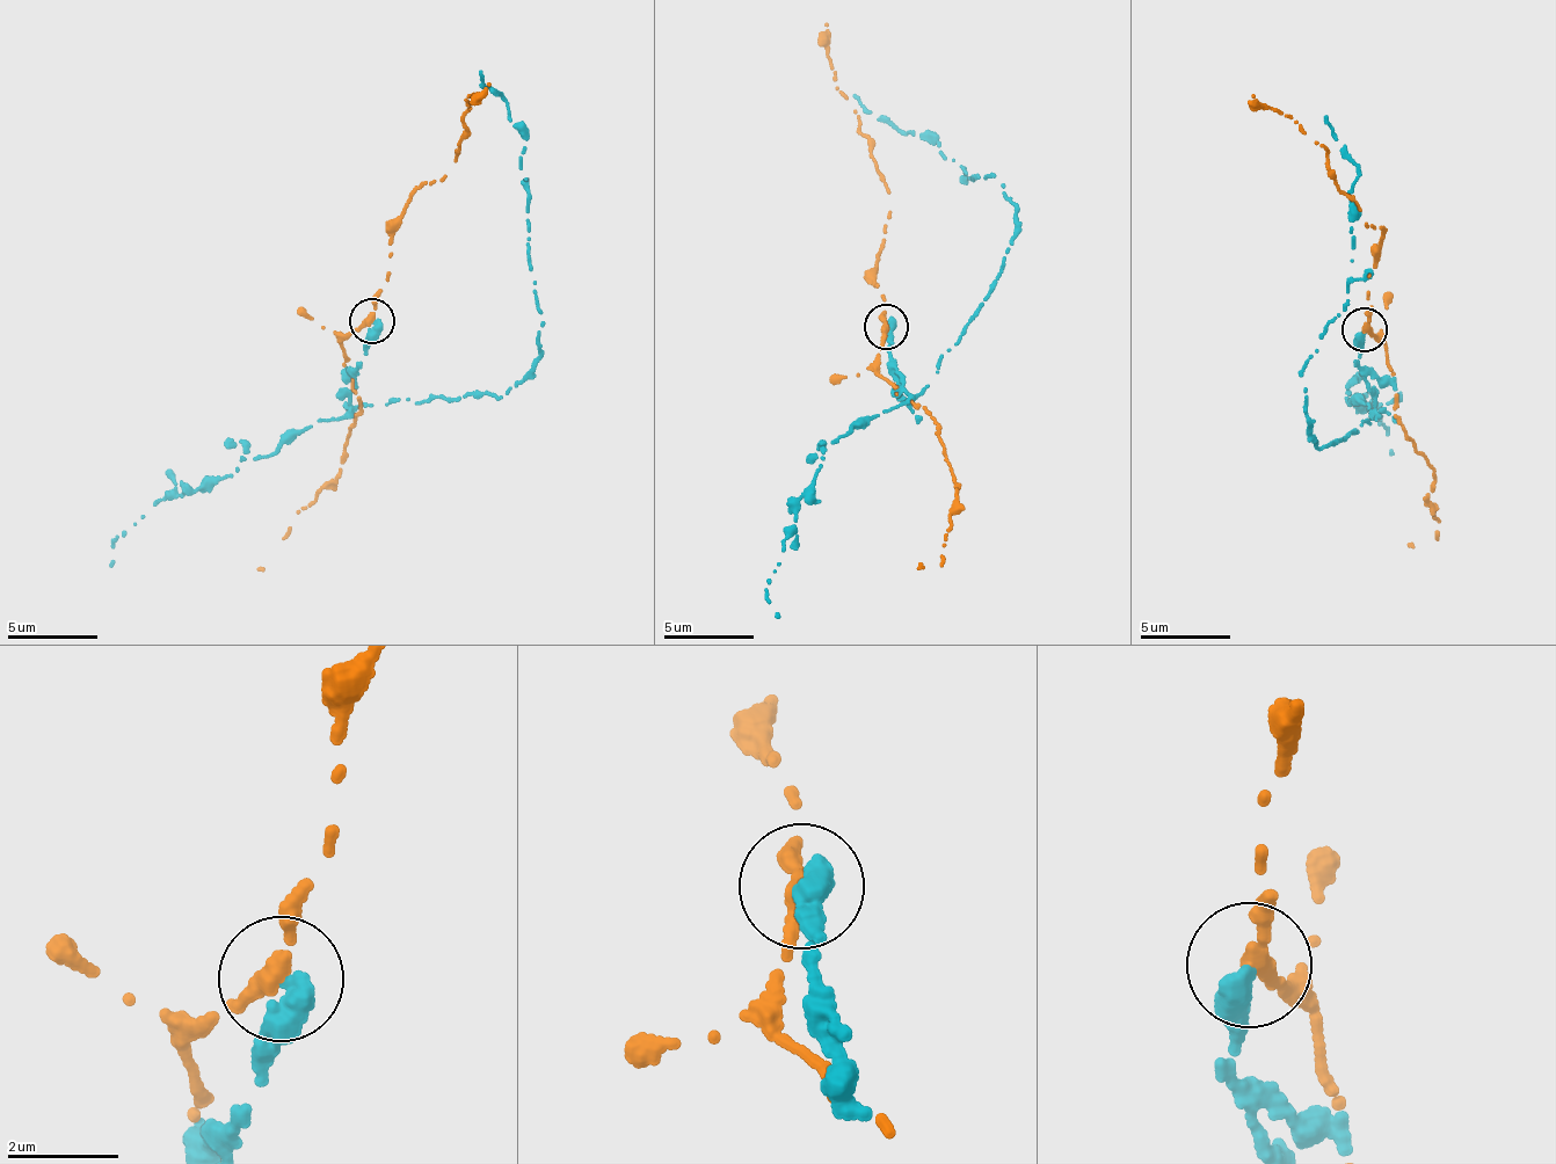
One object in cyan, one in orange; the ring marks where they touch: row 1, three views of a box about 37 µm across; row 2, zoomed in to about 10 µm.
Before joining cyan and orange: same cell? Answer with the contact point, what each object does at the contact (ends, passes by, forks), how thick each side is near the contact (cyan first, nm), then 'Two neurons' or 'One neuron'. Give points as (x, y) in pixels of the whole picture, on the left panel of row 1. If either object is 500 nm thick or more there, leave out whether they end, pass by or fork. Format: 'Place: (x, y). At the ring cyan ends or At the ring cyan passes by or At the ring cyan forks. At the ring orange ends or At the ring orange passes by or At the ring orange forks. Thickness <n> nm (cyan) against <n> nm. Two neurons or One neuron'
Place: (372, 320). At the ring cyan ends. At the ring orange passes by. Thickness 480 nm (cyan) against 300 nm. Two neurons

